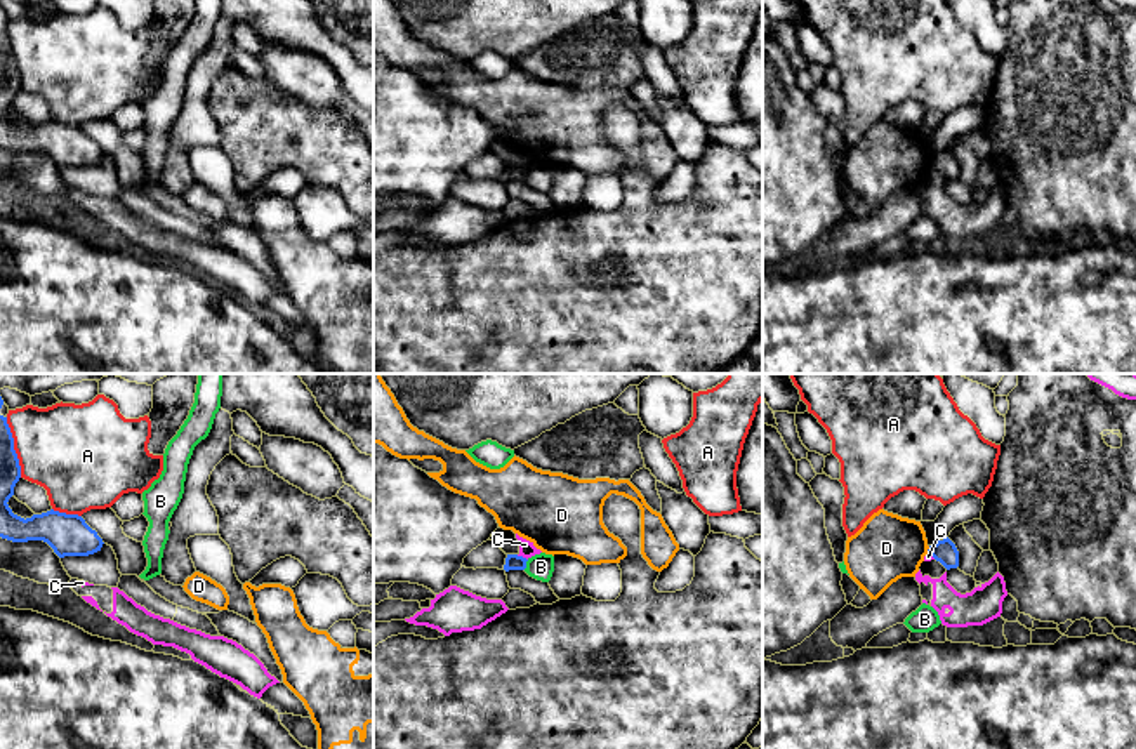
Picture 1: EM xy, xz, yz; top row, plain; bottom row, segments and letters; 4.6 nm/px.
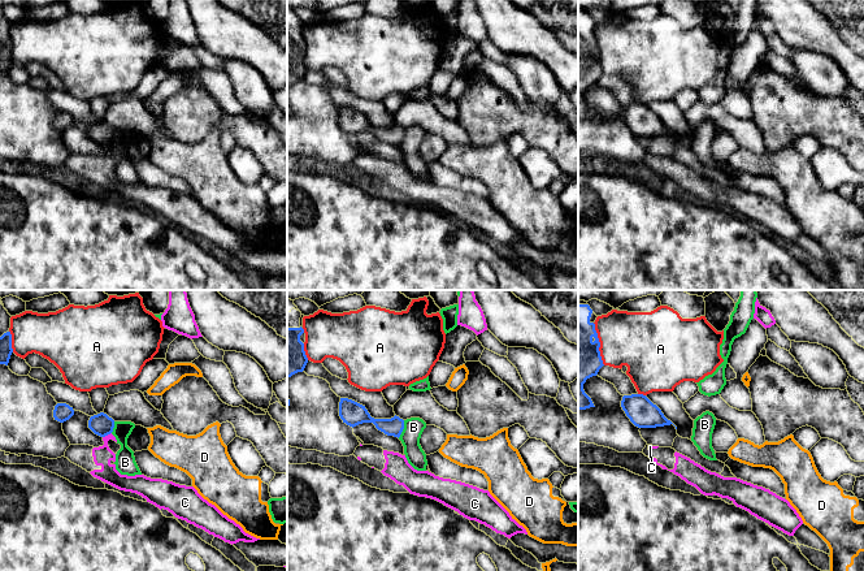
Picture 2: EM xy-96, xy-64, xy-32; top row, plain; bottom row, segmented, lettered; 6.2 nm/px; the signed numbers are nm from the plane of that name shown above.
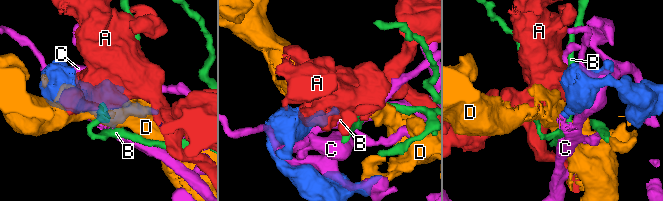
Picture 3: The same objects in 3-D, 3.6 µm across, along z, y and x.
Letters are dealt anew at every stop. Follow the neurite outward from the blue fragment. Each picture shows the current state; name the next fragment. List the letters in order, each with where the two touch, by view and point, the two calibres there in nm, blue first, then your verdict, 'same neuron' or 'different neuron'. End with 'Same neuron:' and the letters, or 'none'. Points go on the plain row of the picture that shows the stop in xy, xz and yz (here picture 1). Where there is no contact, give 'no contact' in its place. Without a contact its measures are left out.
A: meets blue in xy at (13, 58); 100 nm thick on the blue side, 420 nm on the other; different neuron
B: meets blue in xz at (525, 176); 80 nm thick on the blue side, 120 nm on the other; different neuron
C: meets blue in xz at (521, 167); 80 nm thick on the blue side, 80 nm on the other; different neuron
D: meets blue in yz at (928, 160); 110 nm thick on the blue side, 300 nm on the other; different neuron
Same neuron: none

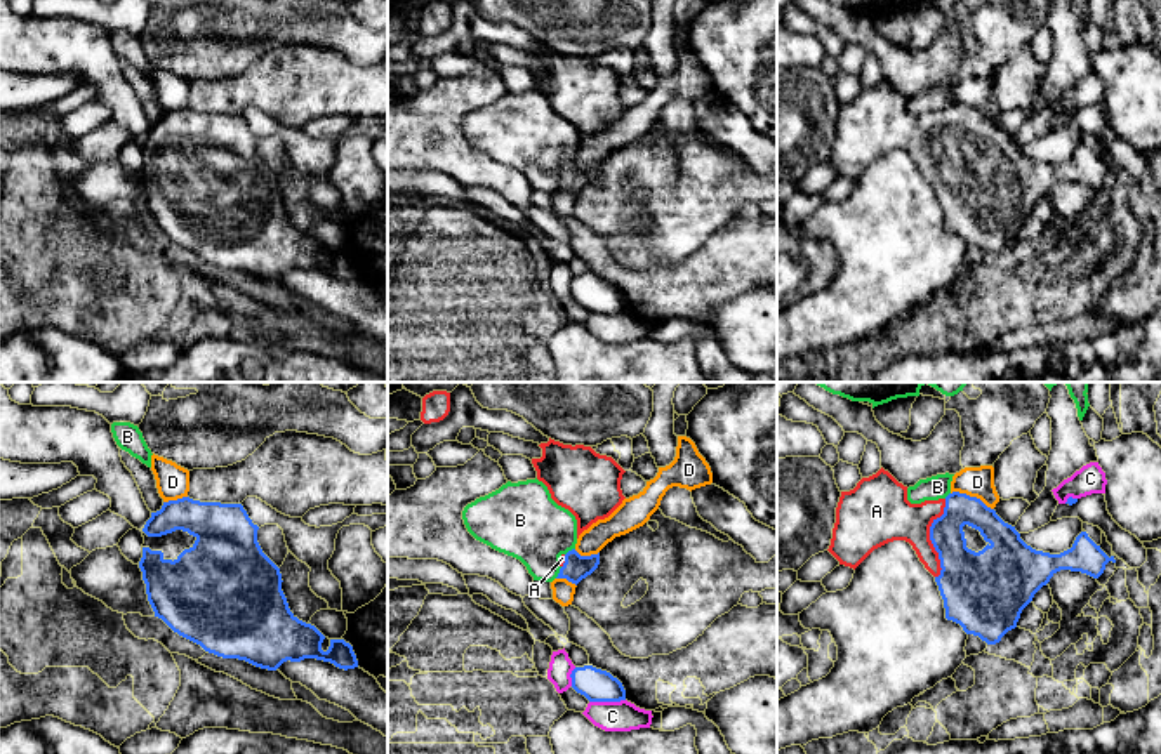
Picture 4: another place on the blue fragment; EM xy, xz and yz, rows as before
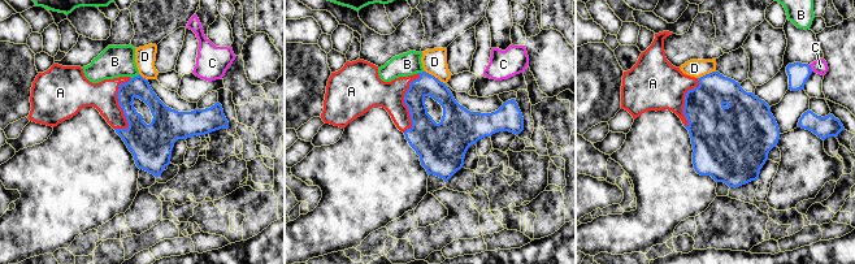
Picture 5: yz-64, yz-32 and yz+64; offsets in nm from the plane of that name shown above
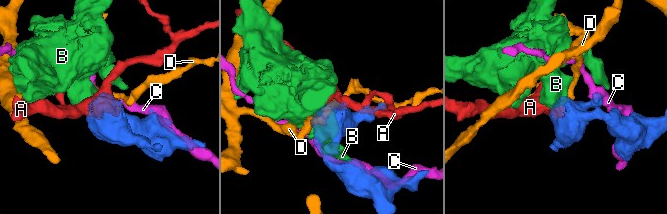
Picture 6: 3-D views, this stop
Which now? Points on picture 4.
A: meets blue in yz at (930, 150); 260 nm thick on the blue side, 260 nm on the other; same neuron
B: meets blue in xz at (560, 183); 120 nm thick on the blue side, 320 nm on the other; different neuron
C: meets blue in xz at (607, 311); 150 nm thick on the blue side, 140 nm on the other; different neuron
D: meets blue in yz at (972, 108); 160 nm thick on the blue side, 140 nm on the other; different neuron
Same neuron: A

